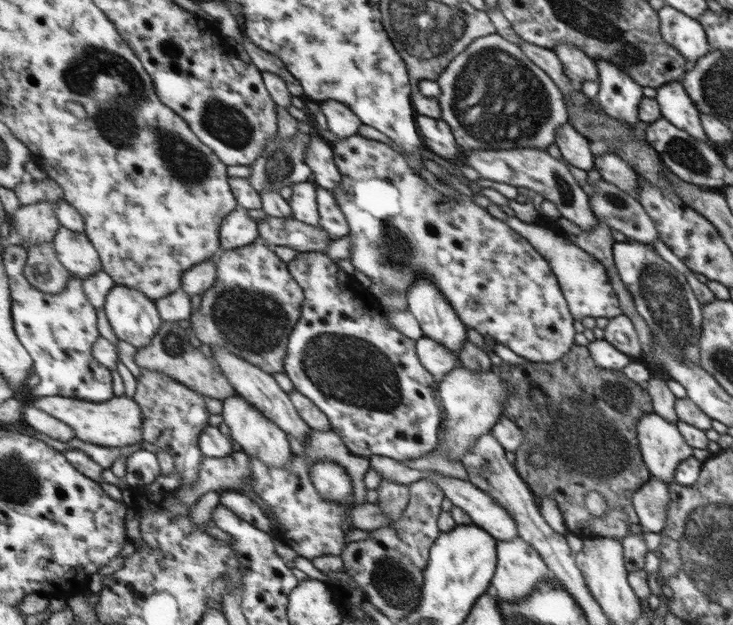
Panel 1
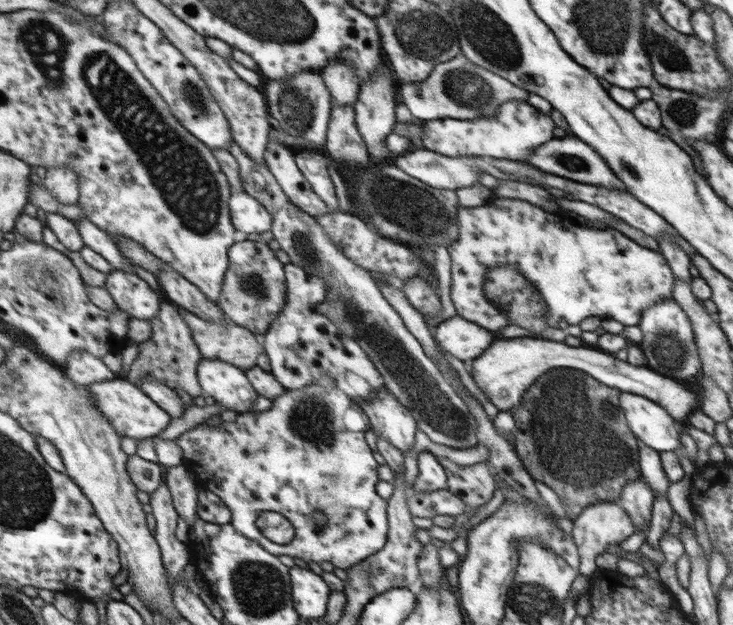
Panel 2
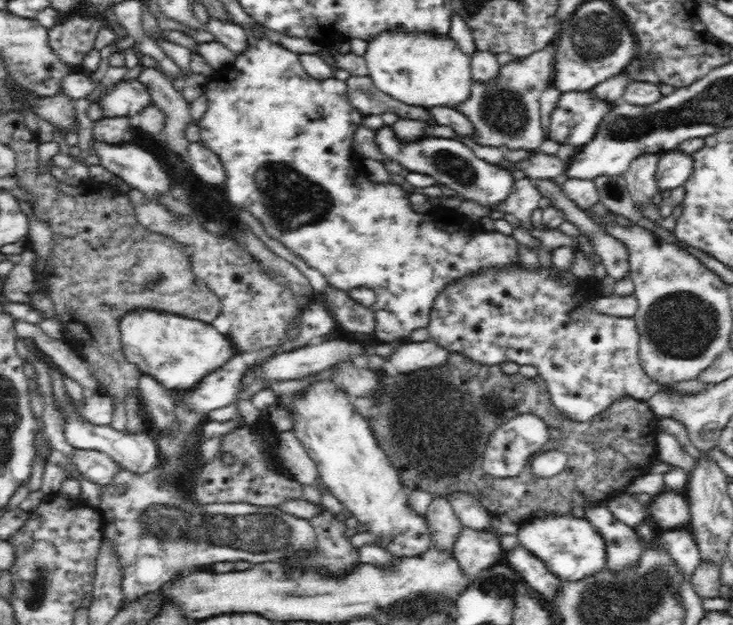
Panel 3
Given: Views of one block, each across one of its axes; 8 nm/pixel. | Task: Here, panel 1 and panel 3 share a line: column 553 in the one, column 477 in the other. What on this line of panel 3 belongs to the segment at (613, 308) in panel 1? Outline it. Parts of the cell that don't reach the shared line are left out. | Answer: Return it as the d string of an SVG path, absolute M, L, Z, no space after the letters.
M250 37L249 48L240 56L236 56L236 60L231 62L228 69L230 74L224 76L222 80L220 75L215 74L204 85L203 94L206 97L208 108L204 117L199 121L198 127L202 144L221 160L226 171L227 178L224 186L229 202L234 208L244 210L257 218L268 238L278 240L291 255L302 260L310 268L318 270L328 284L343 291L360 286L373 290L378 298L378 308L382 310L382 314L386 314L386 310L388 310L388 328L376 328L376 336L380 340L400 340L416 328L428 328L428 316L432 312L432 304L446 290L448 284L454 284L468 276L486 274L490 270L506 270L506 268L520 266L523 263L520 260L520 244L513 236L481 228L480 232L472 232L472 236L468 238L468 232L460 232L460 228L448 228L448 224L440 224L440 220L432 220L432 216L424 216L424 214L420 216L420 212L416 212L416 208L412 208L412 204L408 204L410 195L408 188L400 188L397 178L392 178L392 184L372 183L372 180L366 179L364 172L352 166L353 138L357 126L361 124L363 118L361 113L351 106L346 81L334 76L328 80L316 80L315 77L308 76L298 55L268 41L267 38L255 40Z

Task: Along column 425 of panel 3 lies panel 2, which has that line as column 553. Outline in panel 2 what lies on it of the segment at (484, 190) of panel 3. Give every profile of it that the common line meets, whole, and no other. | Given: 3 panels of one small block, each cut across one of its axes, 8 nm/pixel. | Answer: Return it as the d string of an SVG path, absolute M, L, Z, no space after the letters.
M573 135L561 138L553 137L547 143L541 144L529 156L527 164L537 167L543 172L553 174L553 176L560 176L575 182L581 182L581 184L593 184L593 186L603 186L603 188L626 192L623 182L617 178L616 173L608 167L608 164L605 164L605 161L597 155L592 145L585 144L585 141L582 141L580 137L573 137Z

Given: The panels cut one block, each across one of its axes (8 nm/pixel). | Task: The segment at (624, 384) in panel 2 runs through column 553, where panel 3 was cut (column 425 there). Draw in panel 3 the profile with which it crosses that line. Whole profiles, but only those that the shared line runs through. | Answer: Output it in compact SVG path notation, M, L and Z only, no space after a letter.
M431 340L418 342L418 344L406 344L400 346L390 360L386 362L386 372L411 373L412 371L425 371L432 367L440 366L448 360L449 351Z

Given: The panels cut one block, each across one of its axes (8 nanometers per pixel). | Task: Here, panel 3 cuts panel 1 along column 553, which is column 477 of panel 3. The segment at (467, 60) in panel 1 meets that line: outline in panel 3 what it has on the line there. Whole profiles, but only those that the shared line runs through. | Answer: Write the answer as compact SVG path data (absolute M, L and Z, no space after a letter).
M557 39L548 44L539 52L534 52L528 58L520 58L518 62L508 63L508 66L501 66L499 81L495 85L472 84L472 94L468 100L457 109L464 114L473 126L473 138L481 145L496 146L500 148L528 149L530 152L539 150L543 137L540 127L540 96L552 82L553 66L557 52Z

